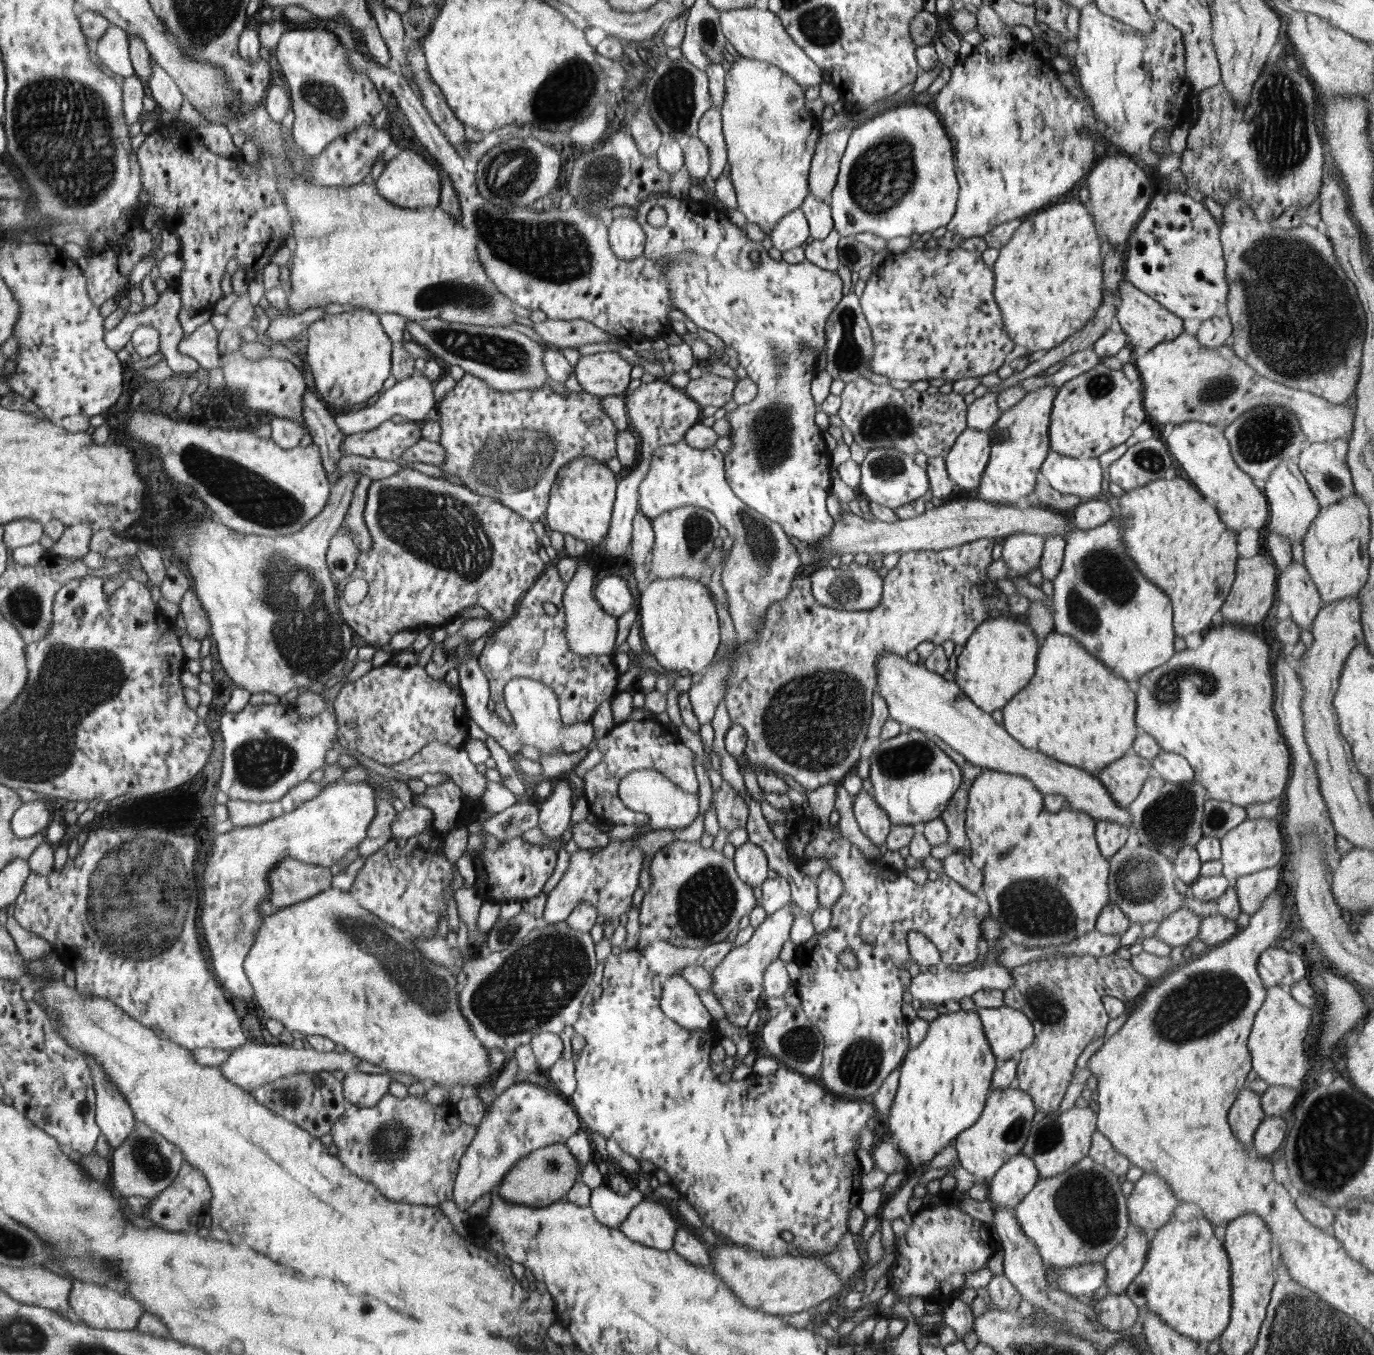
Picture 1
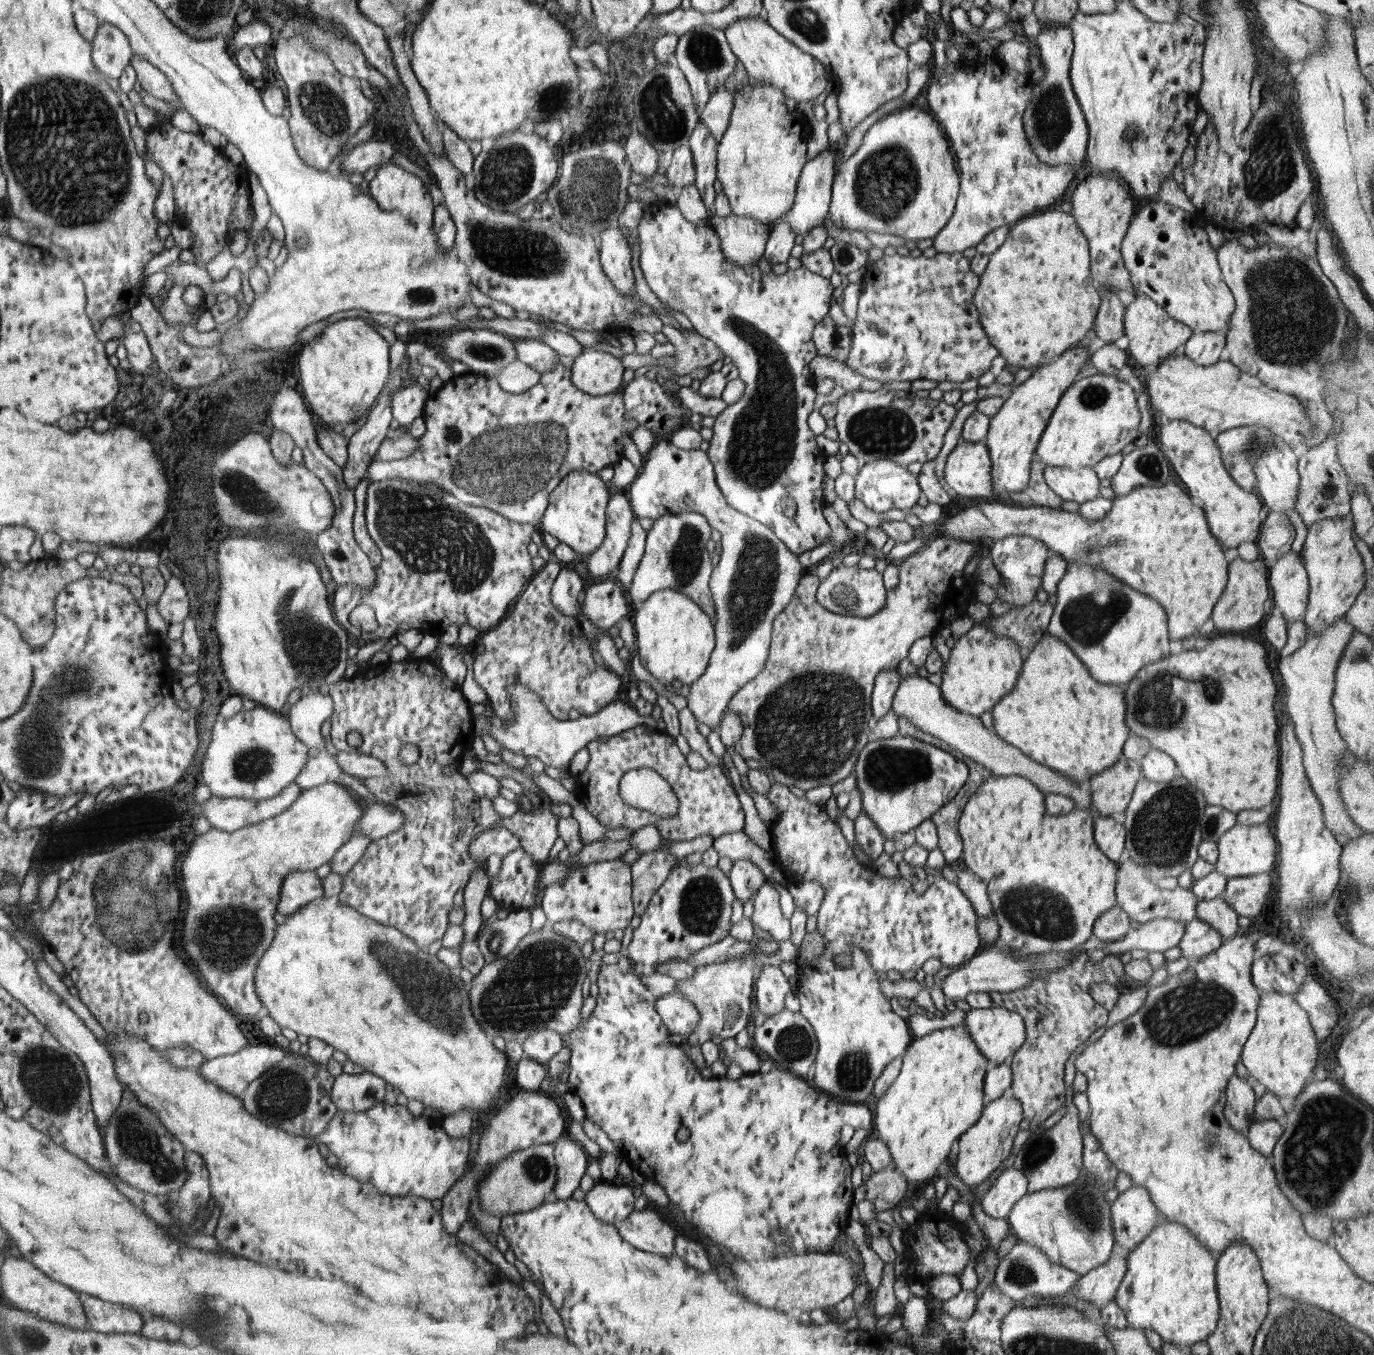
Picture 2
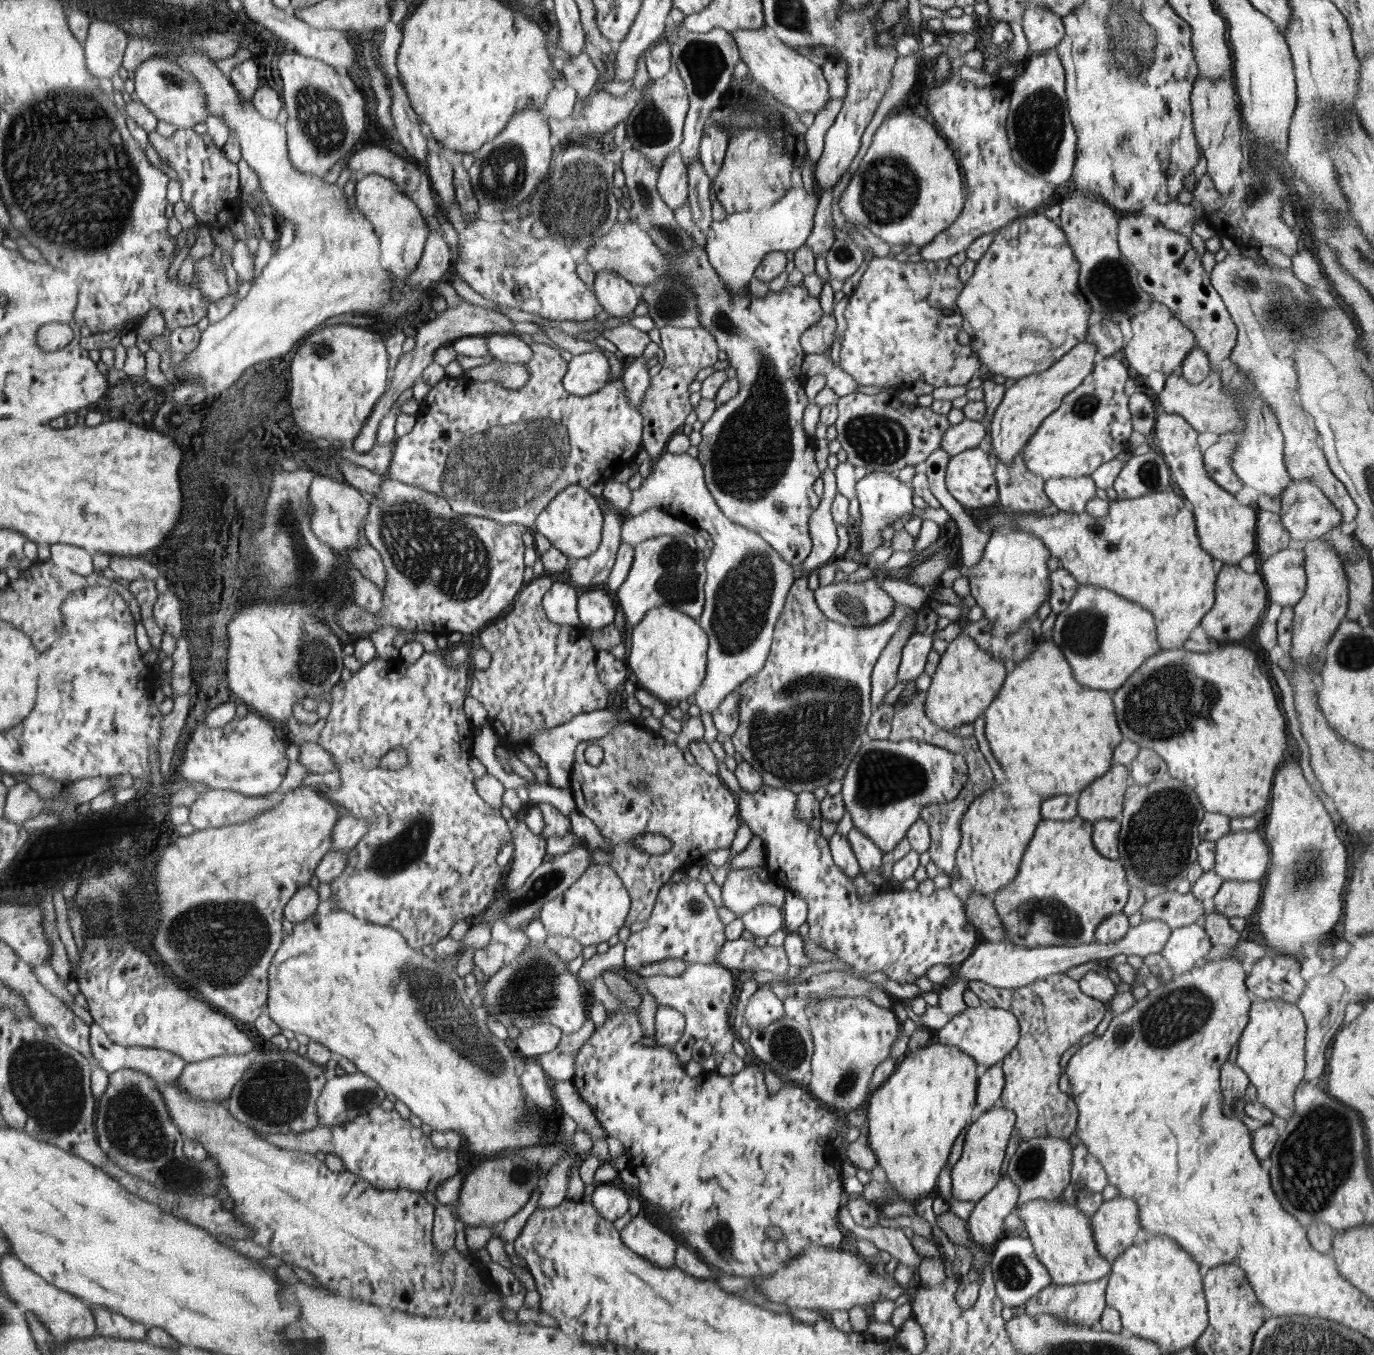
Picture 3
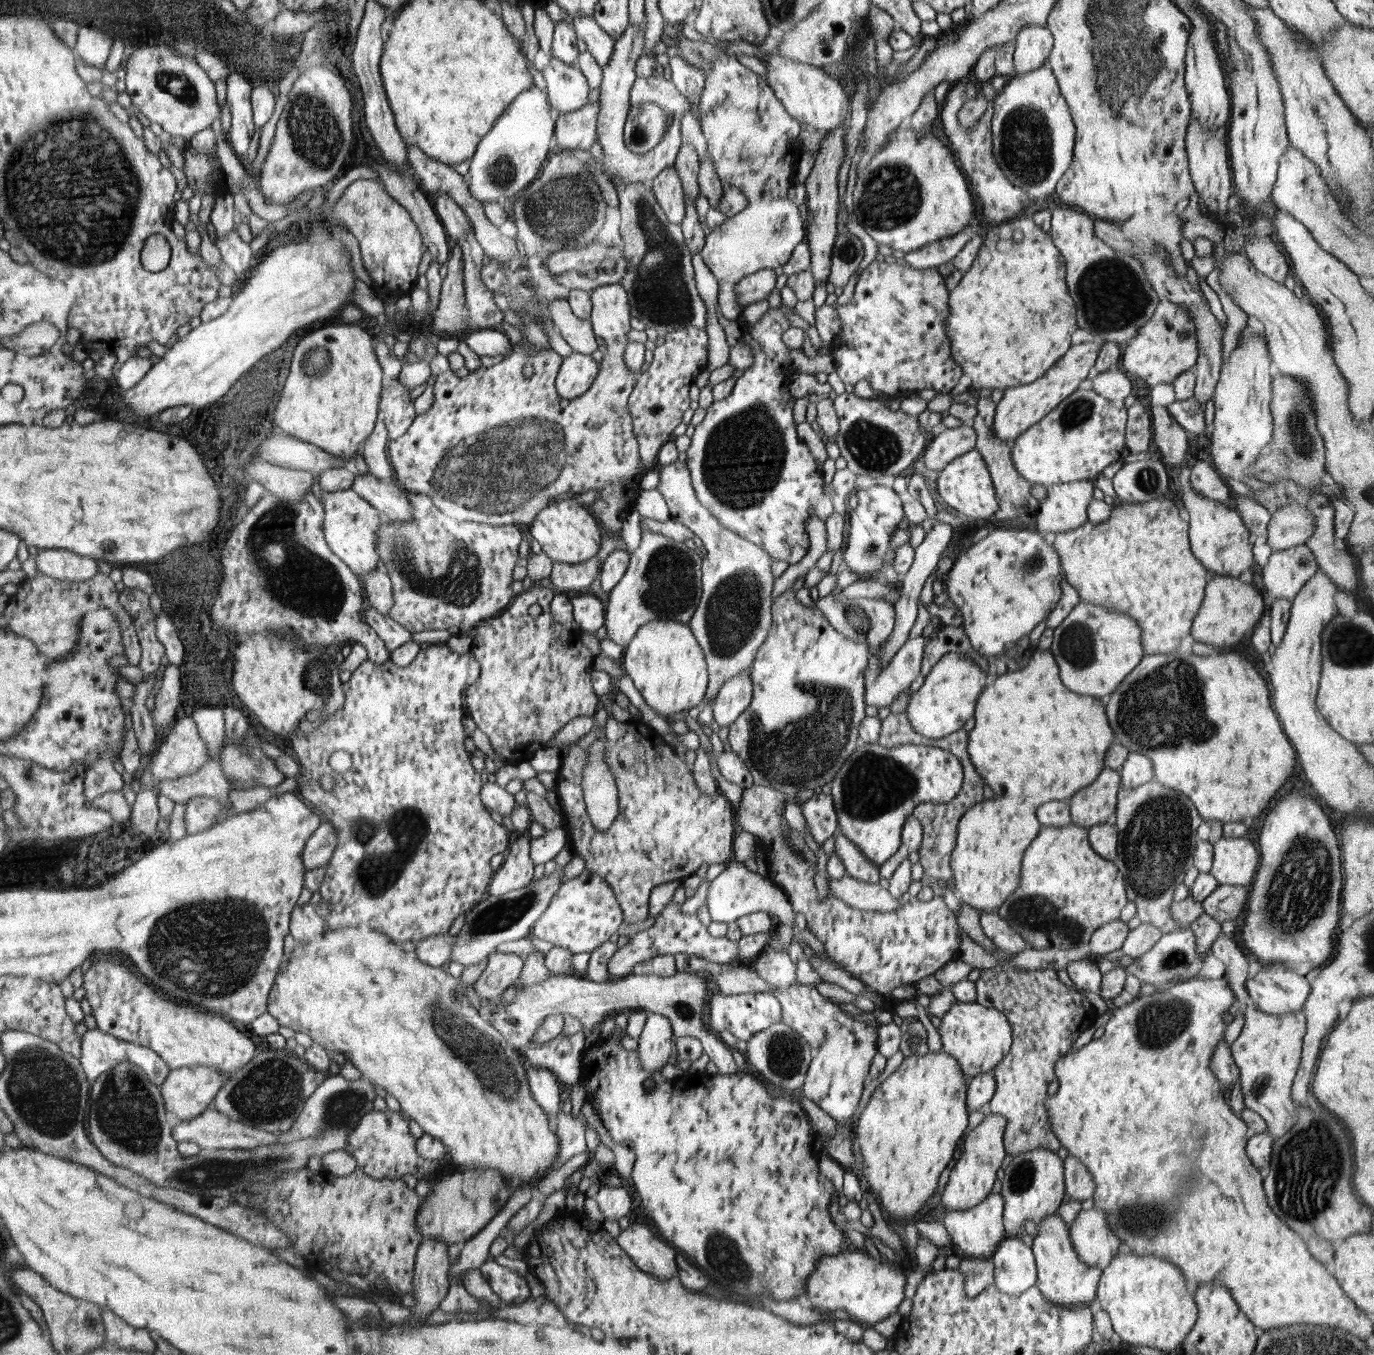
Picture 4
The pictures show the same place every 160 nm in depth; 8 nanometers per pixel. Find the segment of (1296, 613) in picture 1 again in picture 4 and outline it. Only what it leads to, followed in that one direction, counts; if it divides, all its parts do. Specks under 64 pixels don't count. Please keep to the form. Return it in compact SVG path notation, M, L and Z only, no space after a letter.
M1304 544L1286 550L1272 552L1269 556L1268 563L1261 568L1262 582L1265 588L1276 599L1282 598L1293 601L1300 590L1302 590L1304 584L1318 571L1318 568L1319 566L1313 552Z

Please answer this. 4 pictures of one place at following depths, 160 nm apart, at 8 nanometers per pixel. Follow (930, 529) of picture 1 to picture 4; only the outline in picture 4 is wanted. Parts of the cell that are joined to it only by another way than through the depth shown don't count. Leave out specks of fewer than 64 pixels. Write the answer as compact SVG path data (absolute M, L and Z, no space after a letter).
M1158 498L1149 500L1143 503L1116 503L1111 509L1111 515L1108 520L1101 522L1100 525L1092 524L1086 521L1078 528L1067 530L1066 532L1057 532L1052 546L1055 548L1056 554L1059 556L1061 562L1061 569L1065 579L1078 591L1079 597L1082 601L1088 601L1097 605L1104 605L1106 608L1113 611L1124 613L1131 616L1140 625L1140 632L1142 632L1142 644L1146 655L1166 654L1176 651L1182 639L1190 635L1190 628L1192 626L1194 617L1200 610L1202 601L1205 595L1205 586L1209 581L1208 569L1193 555L1191 551L1191 544L1189 541L1189 522L1186 522L1180 516L1178 508L1170 499Z

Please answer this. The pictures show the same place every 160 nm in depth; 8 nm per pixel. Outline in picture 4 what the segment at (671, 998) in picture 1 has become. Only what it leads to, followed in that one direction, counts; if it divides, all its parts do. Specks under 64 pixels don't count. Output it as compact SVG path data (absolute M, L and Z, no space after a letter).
M648 1012L646 1024L638 1038L639 1045L636 1049L644 1070L662 1070L674 1051L673 1038L675 1034L671 1020L664 1015Z

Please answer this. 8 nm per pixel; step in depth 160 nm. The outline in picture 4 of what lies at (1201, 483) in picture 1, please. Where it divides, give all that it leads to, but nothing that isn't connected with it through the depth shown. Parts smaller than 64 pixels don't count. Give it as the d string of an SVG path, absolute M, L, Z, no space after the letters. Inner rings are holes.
M1152 407L1151 420L1158 456L1170 466L1180 466L1188 452L1188 435L1166 407ZM1186 472L1180 475L1182 482L1180 492L1182 492L1182 502L1190 515L1189 541L1193 555L1214 574L1239 578L1244 570L1254 564L1252 534L1236 510L1226 507L1220 501L1196 494L1186 477Z

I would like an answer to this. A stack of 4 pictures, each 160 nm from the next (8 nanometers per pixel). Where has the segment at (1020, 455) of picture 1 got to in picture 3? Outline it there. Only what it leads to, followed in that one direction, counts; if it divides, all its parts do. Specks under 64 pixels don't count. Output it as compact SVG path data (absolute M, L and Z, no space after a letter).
M1093 343L1076 344L1068 354L1060 358L1051 368L1032 374L1018 380L1010 389L1005 390L1003 399L993 416L988 435L991 437L991 447L995 456L1004 464L1013 464L1017 455L1022 454L1023 448L1030 437L1042 425L1042 422L1052 415L1062 403L1062 399L1092 374L1096 363L1097 349Z

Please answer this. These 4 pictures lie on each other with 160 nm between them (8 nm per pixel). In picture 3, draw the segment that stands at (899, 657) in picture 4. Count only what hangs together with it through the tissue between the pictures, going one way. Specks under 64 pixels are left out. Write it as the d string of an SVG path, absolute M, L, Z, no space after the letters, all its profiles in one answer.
M914 633L903 646L898 680L911 681L924 673L928 653L933 649L934 637Z

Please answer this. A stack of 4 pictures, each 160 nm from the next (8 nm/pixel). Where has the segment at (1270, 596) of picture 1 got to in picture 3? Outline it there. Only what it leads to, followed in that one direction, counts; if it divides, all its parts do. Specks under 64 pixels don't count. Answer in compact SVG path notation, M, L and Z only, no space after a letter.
M1224 563L1217 574L1215 586L1215 601L1212 608L1203 616L1200 626L1204 628L1208 639L1240 640L1244 638L1258 624L1270 600L1263 576L1256 573L1247 573L1238 565Z

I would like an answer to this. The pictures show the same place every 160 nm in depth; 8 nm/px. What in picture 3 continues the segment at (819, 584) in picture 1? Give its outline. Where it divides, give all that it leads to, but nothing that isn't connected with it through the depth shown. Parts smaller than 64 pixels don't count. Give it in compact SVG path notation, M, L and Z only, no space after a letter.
M879 576L864 579L863 582L850 582L849 579L838 583L819 586L814 593L819 609L830 619L840 624L865 627L878 624L892 614L896 602L881 588Z

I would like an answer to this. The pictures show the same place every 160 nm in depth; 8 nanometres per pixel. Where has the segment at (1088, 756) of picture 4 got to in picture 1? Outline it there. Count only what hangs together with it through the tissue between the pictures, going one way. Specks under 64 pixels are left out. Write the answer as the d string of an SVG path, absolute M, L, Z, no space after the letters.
M1054 631L1041 641L1032 680L1002 708L1003 727L1022 746L1092 774L1131 752L1139 732L1134 716L1136 709L1136 690L1124 677L1114 674L1075 638Z

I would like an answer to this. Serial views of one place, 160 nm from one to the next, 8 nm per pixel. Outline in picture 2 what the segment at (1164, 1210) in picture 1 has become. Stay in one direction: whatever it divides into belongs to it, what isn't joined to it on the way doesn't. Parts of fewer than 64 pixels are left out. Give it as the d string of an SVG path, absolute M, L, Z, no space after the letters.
M1132 1185L1111 1203L1111 1219L1116 1248L1130 1251L1162 1221L1150 1193L1140 1185Z

